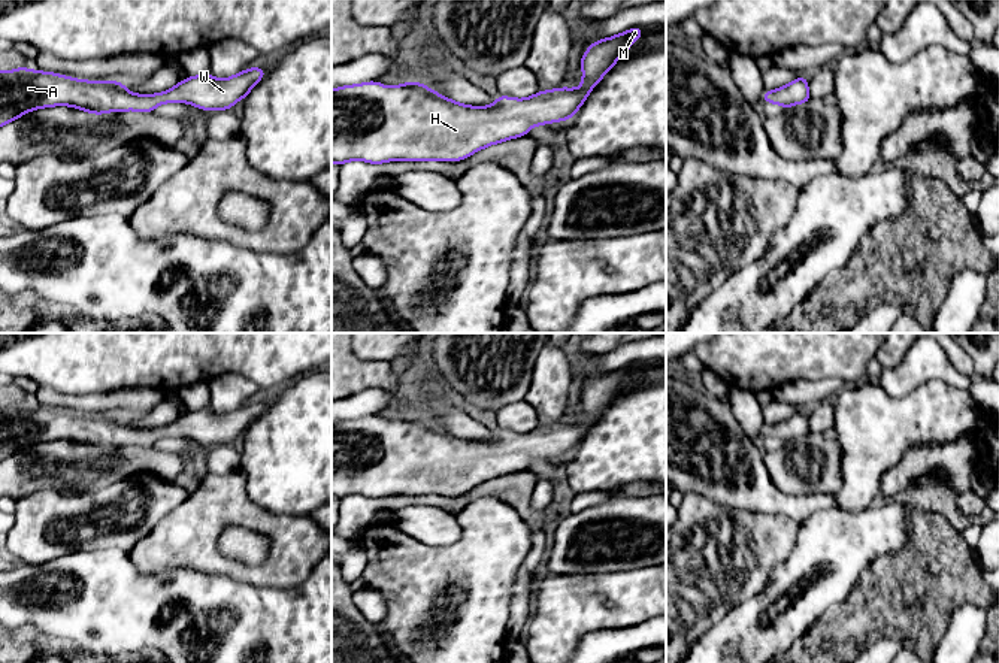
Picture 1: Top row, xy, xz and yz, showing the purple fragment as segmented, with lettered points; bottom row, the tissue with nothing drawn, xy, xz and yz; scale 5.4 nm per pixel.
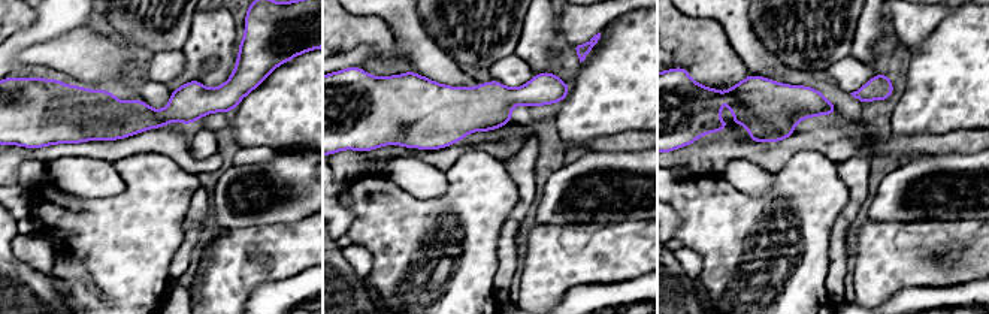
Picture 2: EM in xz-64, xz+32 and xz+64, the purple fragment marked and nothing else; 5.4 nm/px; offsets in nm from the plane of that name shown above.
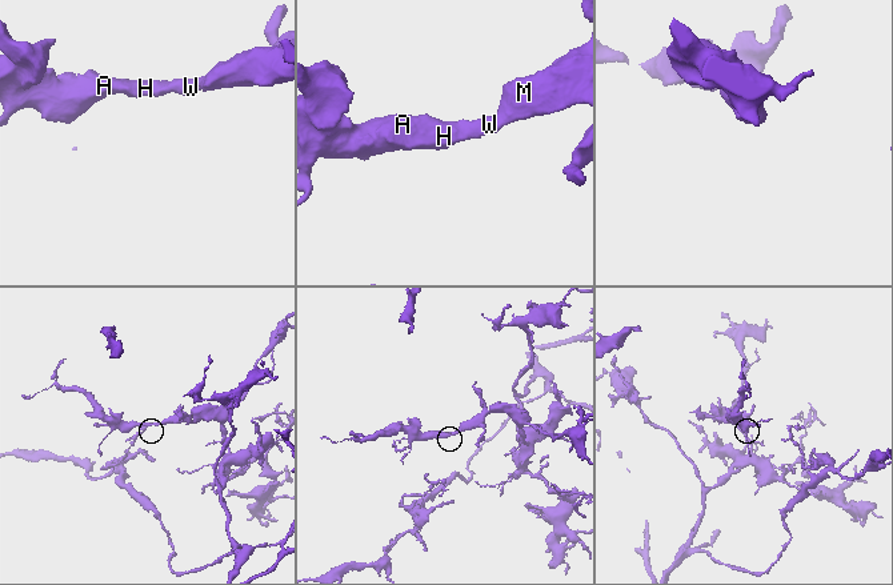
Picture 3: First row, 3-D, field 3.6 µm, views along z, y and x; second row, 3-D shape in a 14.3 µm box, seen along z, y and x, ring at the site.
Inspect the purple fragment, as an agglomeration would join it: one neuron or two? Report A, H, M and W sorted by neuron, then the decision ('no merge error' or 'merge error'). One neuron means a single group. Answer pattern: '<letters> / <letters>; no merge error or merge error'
A H M W; no merge error

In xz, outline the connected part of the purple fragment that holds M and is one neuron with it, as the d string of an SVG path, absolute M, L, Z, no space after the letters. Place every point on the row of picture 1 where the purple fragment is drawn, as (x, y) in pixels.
M644 25L590 43L581 55L582 82L578 90L563 87L538 91L527 99L496 96L491 106L457 103L423 82L403 82L387 87L378 81L343 85L332 90L332 164L348 161L382 164L387 161L461 161L469 155L500 142L529 134L533 125L570 121L585 103L590 91L644 36Z

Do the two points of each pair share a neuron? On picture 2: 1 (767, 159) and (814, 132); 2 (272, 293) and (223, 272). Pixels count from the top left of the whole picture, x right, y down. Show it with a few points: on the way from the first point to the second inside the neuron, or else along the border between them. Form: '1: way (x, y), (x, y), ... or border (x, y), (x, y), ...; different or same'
1: way (779, 153), (803, 138); same
2: border (290, 275), (259, 284), (247, 298); different

